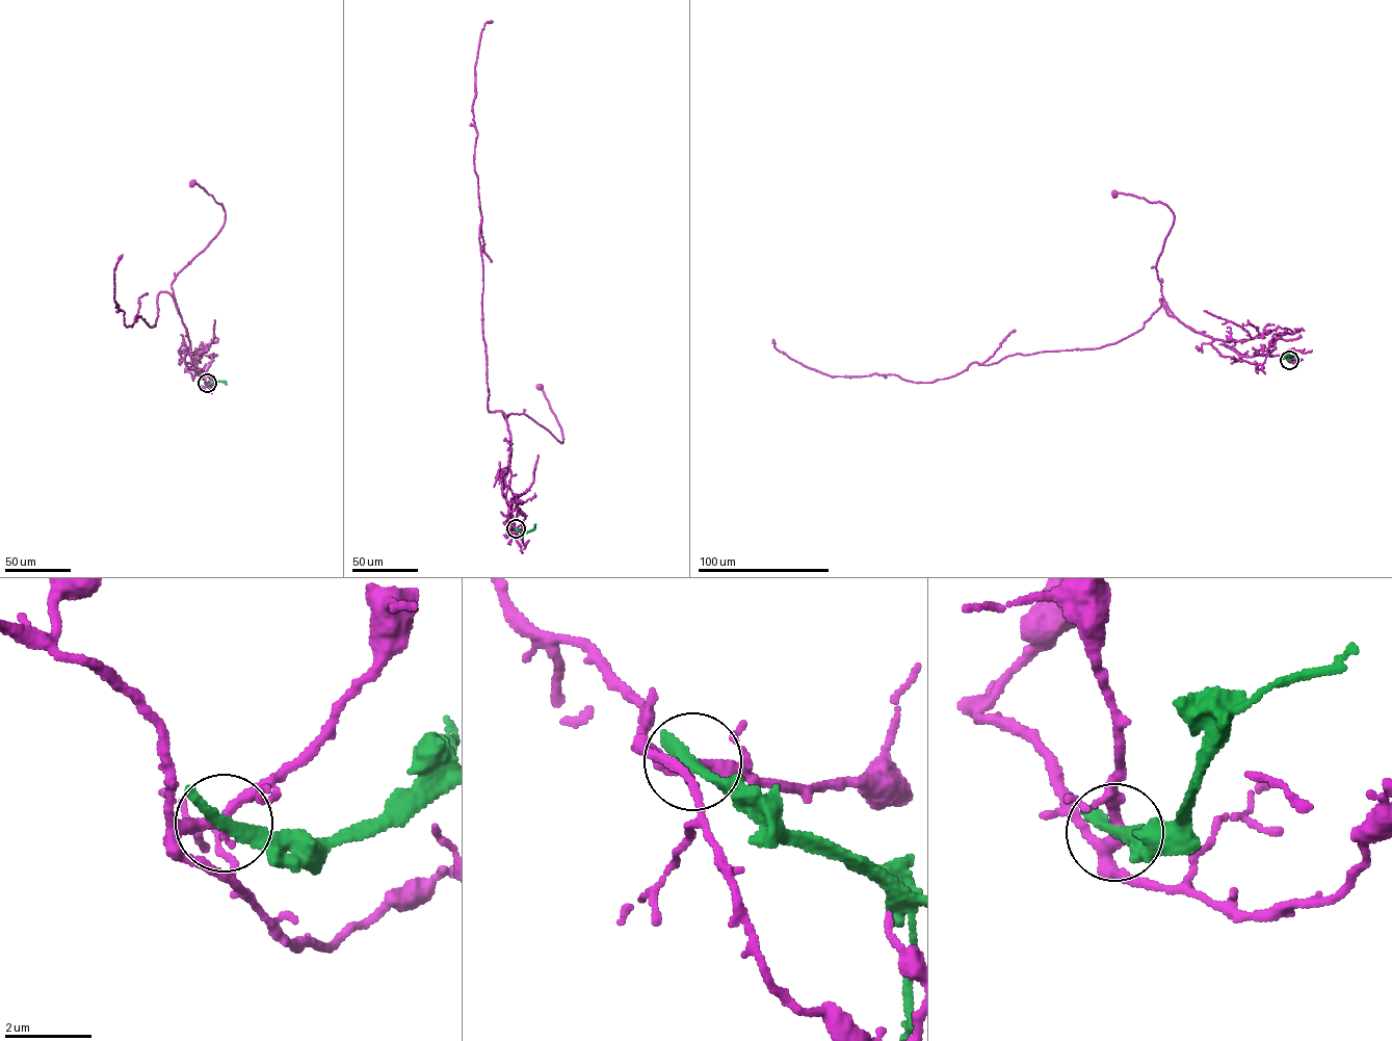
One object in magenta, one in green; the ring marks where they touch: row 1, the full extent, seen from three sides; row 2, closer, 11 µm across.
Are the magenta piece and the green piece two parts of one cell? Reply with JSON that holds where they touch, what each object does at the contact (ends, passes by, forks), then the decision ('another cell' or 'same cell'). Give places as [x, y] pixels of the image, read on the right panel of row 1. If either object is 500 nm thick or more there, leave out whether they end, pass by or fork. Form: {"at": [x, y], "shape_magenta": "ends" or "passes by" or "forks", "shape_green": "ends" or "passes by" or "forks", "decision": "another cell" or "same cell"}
{"at": [1289, 360], "shape_magenta": "passes by", "shape_green": "ends", "decision": "another cell"}

